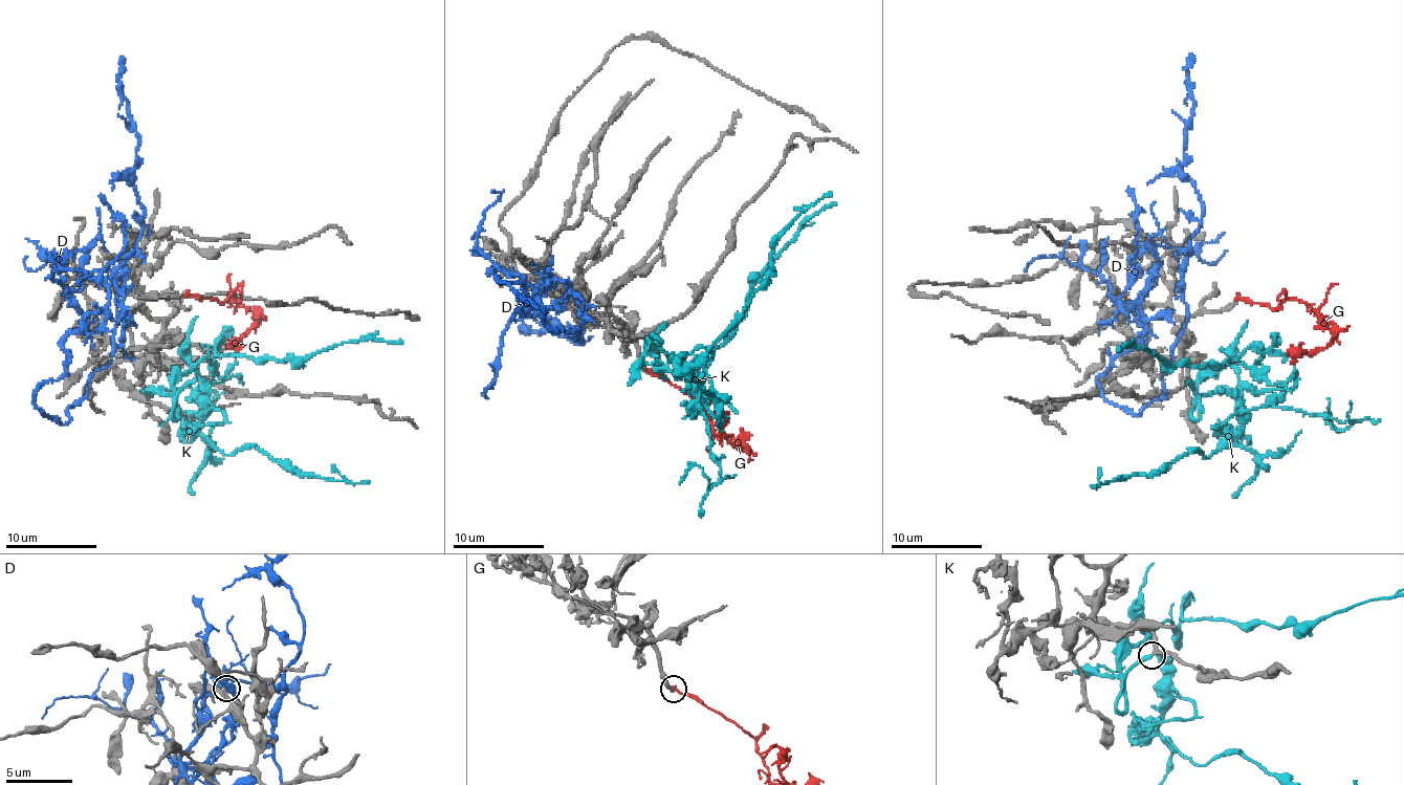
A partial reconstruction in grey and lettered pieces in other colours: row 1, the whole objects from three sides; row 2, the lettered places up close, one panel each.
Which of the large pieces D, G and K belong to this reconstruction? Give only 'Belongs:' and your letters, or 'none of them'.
Belongs: K

